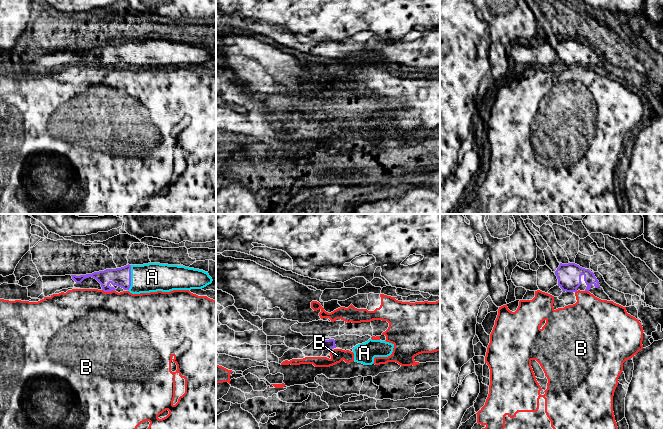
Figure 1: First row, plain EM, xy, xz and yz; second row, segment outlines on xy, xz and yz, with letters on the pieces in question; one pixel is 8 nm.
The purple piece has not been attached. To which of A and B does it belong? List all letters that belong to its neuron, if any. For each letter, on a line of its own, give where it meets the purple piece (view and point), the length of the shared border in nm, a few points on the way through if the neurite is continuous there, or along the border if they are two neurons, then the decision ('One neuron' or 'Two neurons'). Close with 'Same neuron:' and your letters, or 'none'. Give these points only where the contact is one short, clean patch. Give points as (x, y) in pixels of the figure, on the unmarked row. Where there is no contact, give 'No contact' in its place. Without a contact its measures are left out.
A: Touches purple at xy (130, 54). Shared border 200 nm. Path across: xy (121, 53), (130, 54), (152, 53). One neuron
B: Touches purple at xy (108, 67). Shared border 110 nm. Boundary: xy (102, 65), (104, 67), (114, 67). Two neurons
Same neuron: A

